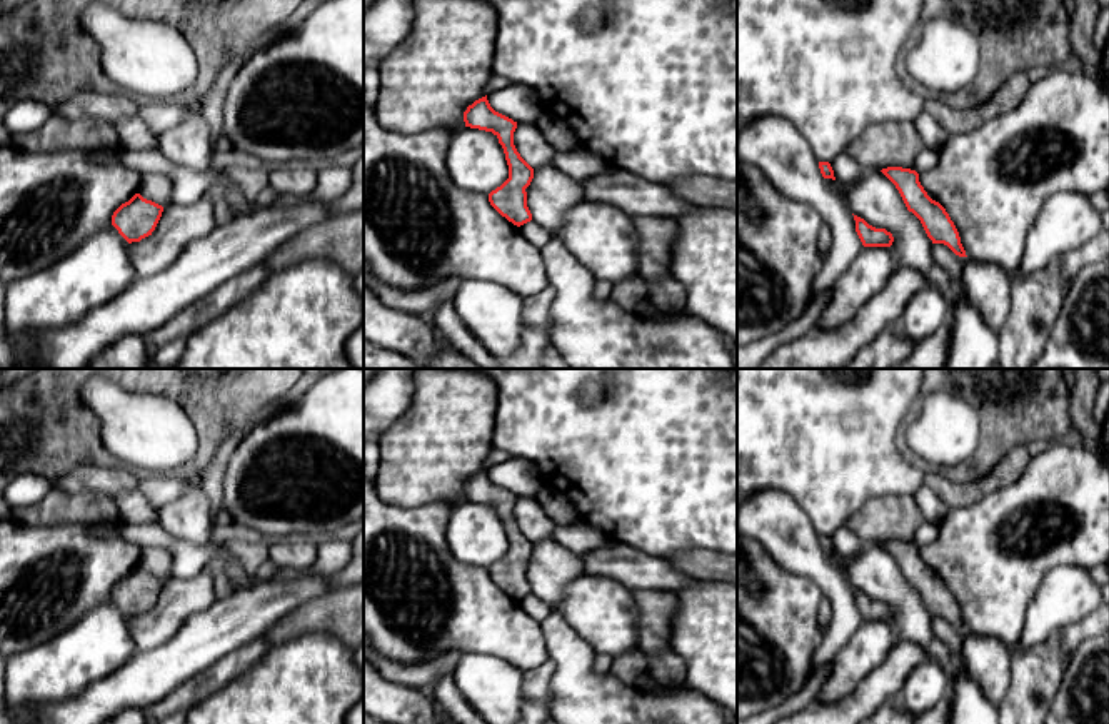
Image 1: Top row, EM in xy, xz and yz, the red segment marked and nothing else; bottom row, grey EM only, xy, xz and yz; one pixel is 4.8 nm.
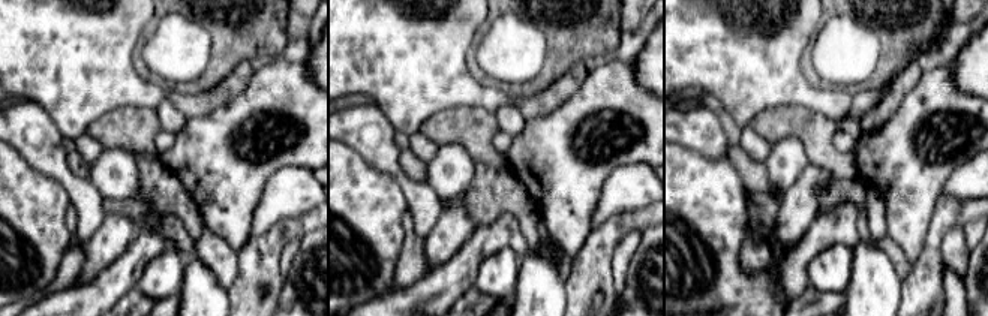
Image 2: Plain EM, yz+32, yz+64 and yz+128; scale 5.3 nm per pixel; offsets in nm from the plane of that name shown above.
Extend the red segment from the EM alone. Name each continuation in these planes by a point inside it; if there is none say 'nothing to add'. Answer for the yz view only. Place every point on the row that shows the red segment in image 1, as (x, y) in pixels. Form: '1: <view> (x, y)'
nothing to add

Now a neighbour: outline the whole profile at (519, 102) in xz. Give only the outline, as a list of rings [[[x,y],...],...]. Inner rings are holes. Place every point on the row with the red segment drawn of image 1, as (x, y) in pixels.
[[[512,83],[487,95],[490,107],[517,123],[535,123],[542,112],[537,92],[527,85]]]

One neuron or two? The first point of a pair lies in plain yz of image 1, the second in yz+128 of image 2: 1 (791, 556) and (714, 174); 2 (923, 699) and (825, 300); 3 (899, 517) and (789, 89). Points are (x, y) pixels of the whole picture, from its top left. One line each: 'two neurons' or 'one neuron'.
1: two neurons
2: two neurons
3: two neurons

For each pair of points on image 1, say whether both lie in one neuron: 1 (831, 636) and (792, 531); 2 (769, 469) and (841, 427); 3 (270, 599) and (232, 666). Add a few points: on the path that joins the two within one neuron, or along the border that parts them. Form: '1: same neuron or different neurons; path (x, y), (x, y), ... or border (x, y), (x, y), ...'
1: same neuron; path (839, 609), (839, 591), (807, 558)
2: same neuron; path (787, 451), (811, 427), (822, 427)
3: different neurons; border (262, 634), (212, 664)

